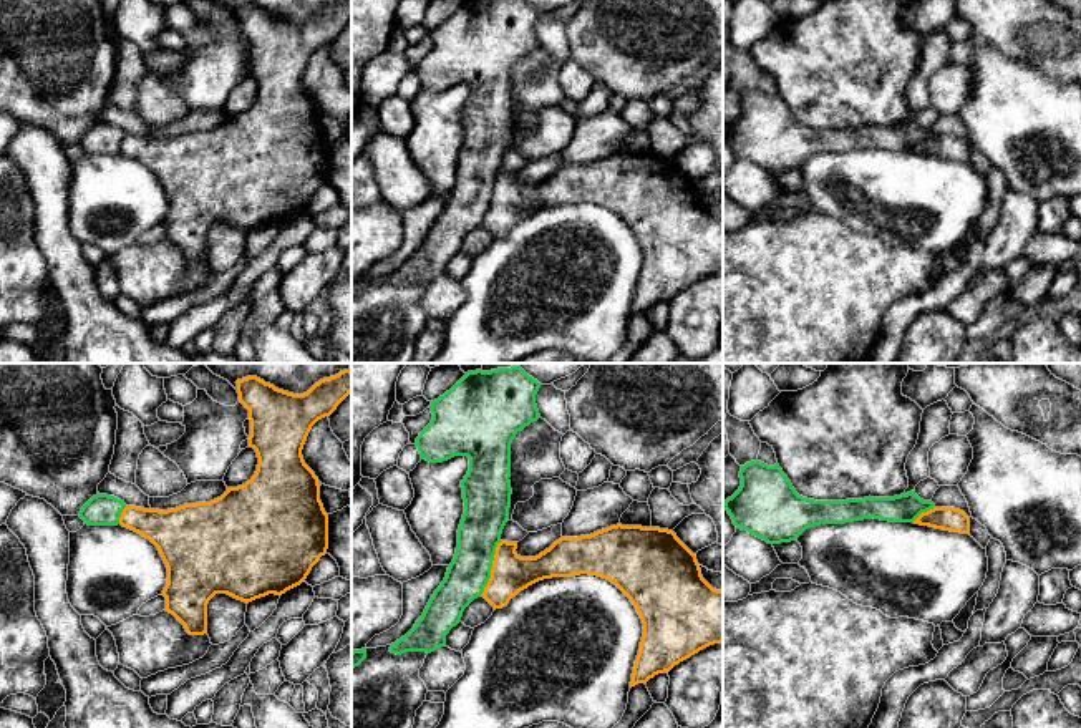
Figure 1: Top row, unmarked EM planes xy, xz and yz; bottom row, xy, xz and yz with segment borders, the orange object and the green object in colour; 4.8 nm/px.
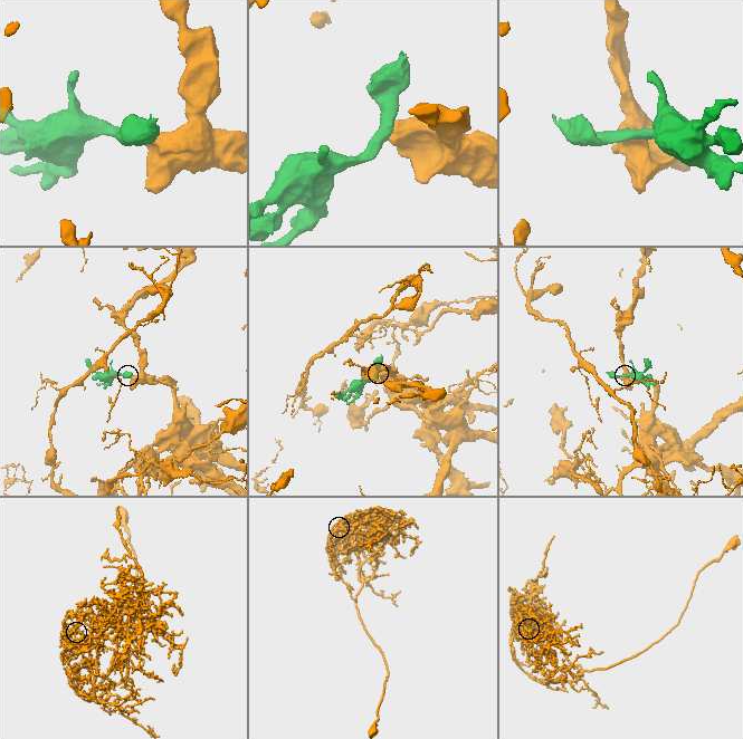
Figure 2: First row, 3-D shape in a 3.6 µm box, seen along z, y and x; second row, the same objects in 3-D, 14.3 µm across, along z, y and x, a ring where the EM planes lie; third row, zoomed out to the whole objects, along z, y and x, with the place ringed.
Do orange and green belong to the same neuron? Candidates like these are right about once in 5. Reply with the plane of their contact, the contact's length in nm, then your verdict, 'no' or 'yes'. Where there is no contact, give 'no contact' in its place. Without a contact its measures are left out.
meets orange in xz; contact 280 nm long; no

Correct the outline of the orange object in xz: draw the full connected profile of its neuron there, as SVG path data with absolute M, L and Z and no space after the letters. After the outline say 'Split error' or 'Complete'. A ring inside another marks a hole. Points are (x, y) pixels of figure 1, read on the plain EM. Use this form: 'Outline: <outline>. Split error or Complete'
Outline: M617 153L590 164L560 166L536 186L521 186L516 177L517 171L507 169L496 176L491 207L482 221L494 239L539 209L580 202L607 207L630 227L643 252L630 317L723 270L723 219L703 207L696 182L673 159Z. Complete

